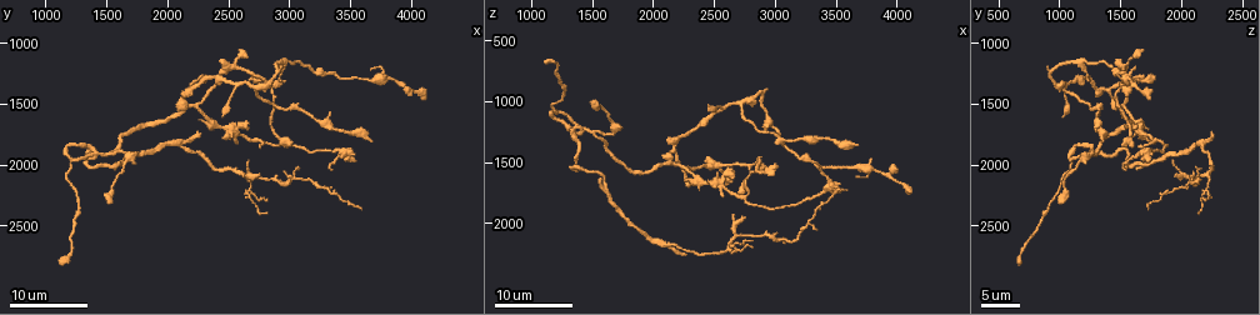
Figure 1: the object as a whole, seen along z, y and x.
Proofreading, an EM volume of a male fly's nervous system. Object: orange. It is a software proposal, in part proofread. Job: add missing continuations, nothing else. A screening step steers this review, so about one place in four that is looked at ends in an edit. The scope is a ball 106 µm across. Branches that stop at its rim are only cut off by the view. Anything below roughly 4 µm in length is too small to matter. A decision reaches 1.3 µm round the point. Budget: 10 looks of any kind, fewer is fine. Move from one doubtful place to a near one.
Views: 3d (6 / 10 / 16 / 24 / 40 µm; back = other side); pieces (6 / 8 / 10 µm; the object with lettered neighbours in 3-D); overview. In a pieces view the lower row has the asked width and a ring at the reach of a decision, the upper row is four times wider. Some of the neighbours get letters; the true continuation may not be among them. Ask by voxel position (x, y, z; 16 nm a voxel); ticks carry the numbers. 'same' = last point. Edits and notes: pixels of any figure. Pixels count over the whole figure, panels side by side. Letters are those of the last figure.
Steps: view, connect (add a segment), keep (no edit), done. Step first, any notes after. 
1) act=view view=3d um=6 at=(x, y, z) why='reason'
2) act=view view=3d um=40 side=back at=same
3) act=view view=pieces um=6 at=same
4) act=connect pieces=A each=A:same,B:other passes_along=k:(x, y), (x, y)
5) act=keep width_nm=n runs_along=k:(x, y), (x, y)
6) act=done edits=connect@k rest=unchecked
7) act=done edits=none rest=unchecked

act=view view=3d um=24 at=(2480, 1580, 1040) why='branch stops here'

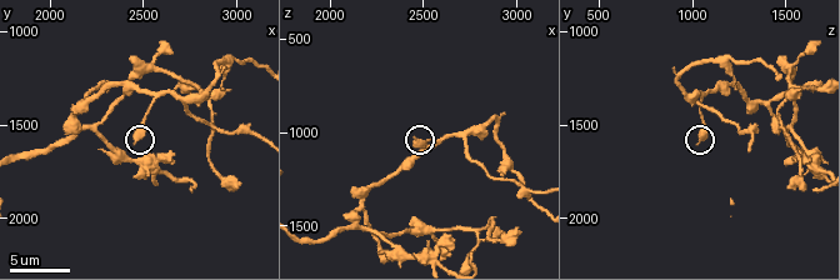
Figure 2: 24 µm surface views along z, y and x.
act=view view=pieces um=10 at=(2460, 1580, 1040)

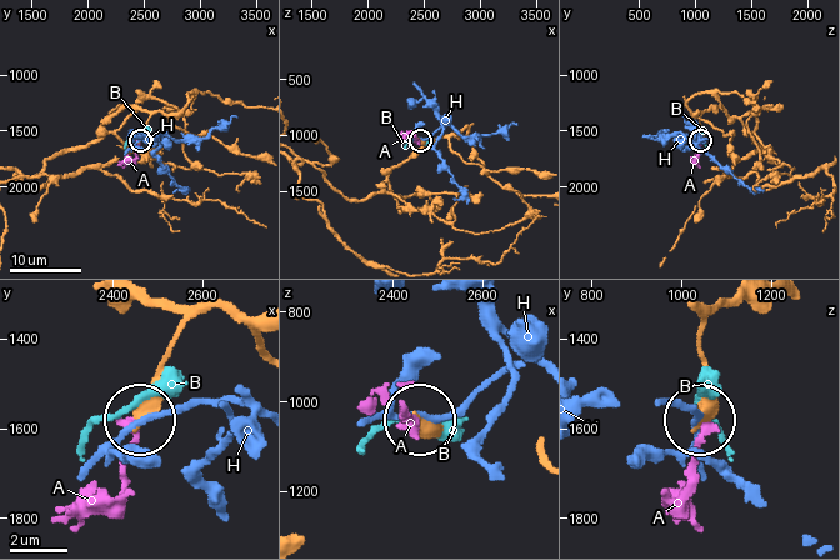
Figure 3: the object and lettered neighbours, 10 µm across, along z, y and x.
act=keep width_nm=300 each=A:other,B:other,H:other runs_along=3:(158, 301), (176, 325), (155, 398), (139, 416) found='none of them fits'

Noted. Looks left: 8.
act=view view=3d um=16 at=(1160, 1900, 1100) why='stops while still wide'

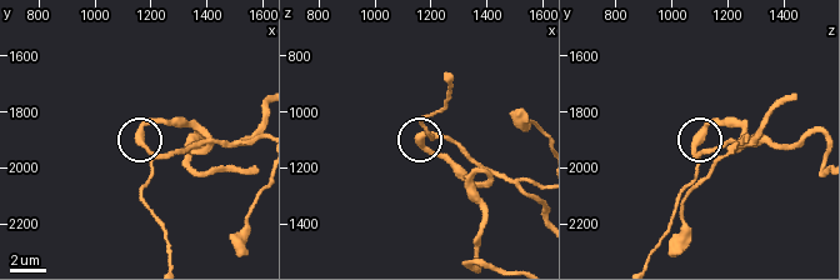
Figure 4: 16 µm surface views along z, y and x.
act=view view=pieces um=10 at=(1160, 1890, 1100) why='see the neighbours'

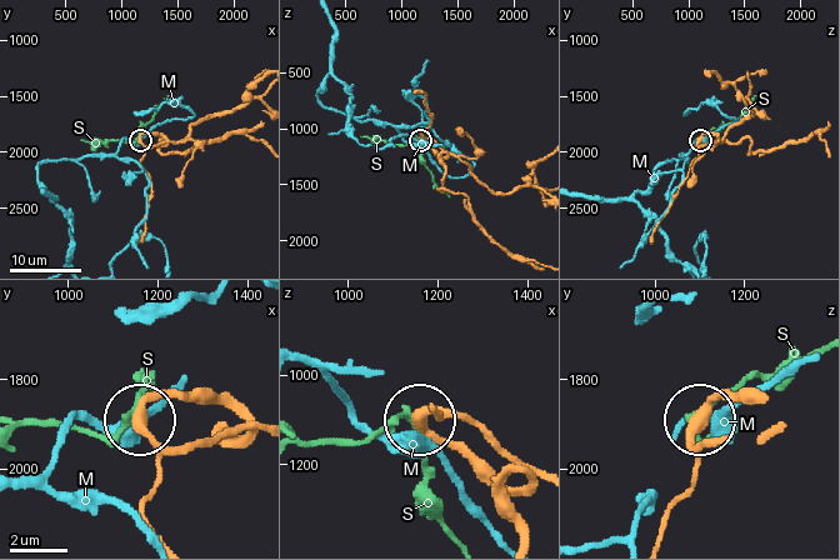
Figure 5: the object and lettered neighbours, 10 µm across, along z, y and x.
act=keep each=M:other,S:other runs_along=5:(533, 481), (511, 486), (483, 478), (420, 425) found='no lettered segment goes on from it'

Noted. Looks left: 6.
act=view view=3d um=16 at=(2740, 2060, 1960) why='branch stops here'

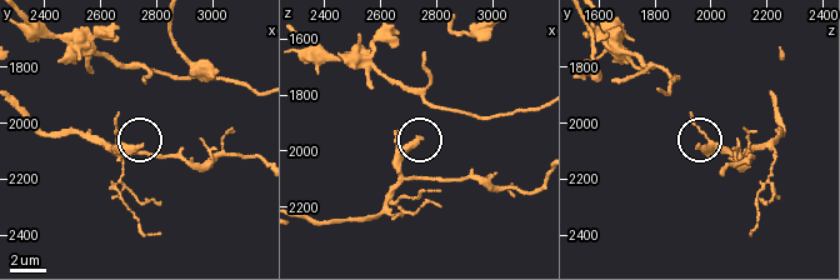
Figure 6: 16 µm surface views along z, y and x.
act=view view=pieces um=10 at=(2750, 2080, 1950)

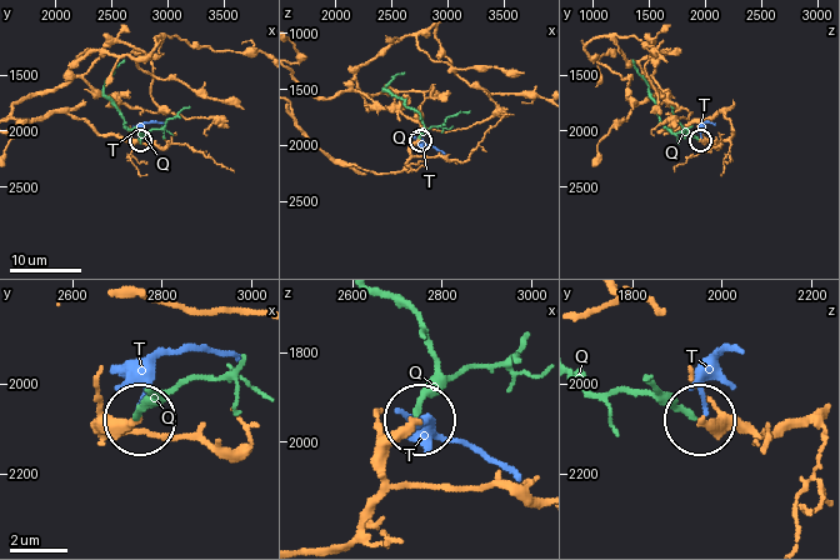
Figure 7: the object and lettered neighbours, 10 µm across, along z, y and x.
act=connect pieces=Q each=Q:same,T:other passes_along=7:(778, 424), (723, 431), (659, 400), (581, 384) found='it goes on there'

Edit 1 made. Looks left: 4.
act=view view=overview

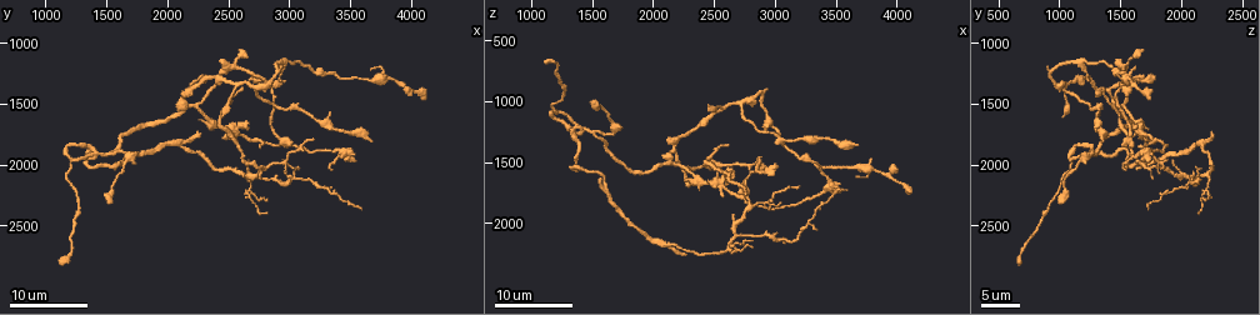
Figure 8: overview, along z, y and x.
act=view view=3d um=24 at=(2640, 1660, 1560) why='free end'

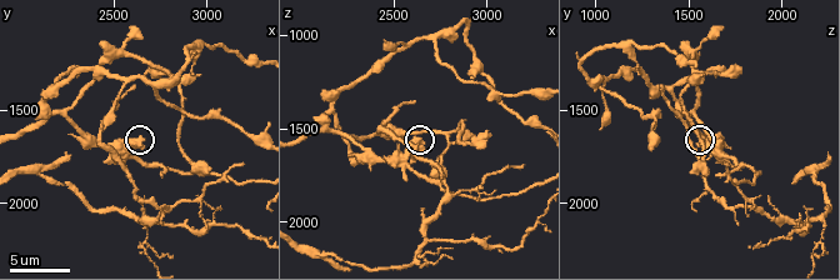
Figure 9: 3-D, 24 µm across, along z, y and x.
act=view view=pieces um=10 at=(2660, 1660, 1580)

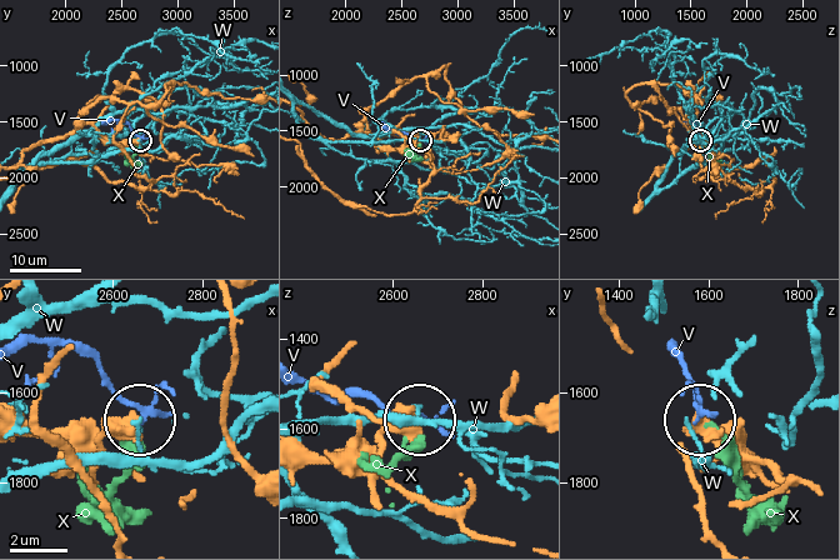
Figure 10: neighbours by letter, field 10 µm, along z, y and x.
act=keep each=V:other,W:other,X:other found='none of them fits'

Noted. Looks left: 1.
act=done edits=connect@7 rest=unchecked

